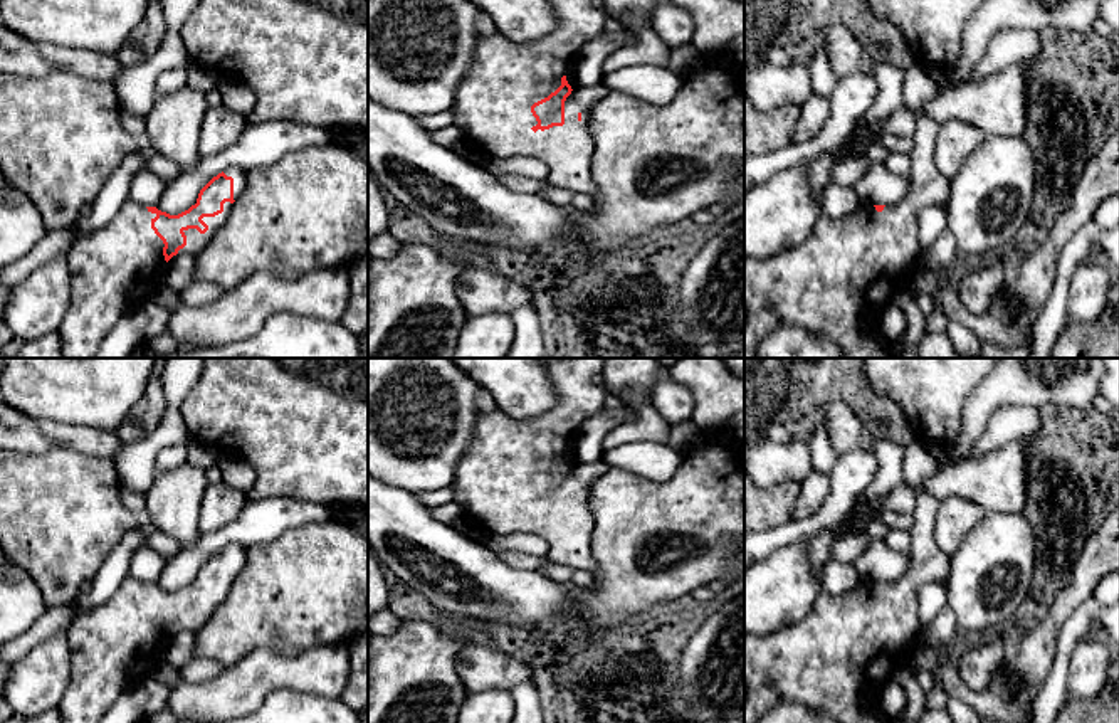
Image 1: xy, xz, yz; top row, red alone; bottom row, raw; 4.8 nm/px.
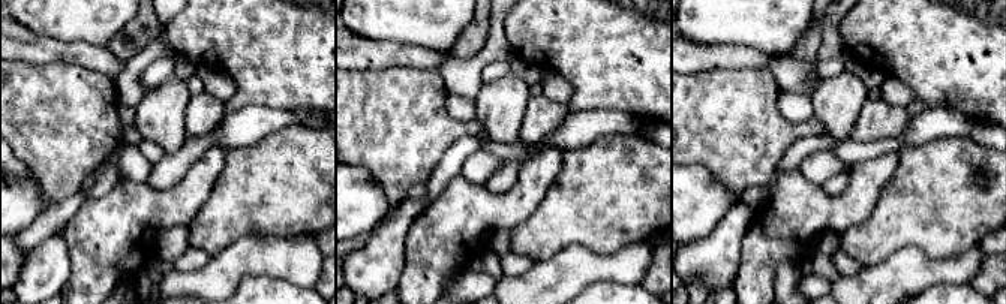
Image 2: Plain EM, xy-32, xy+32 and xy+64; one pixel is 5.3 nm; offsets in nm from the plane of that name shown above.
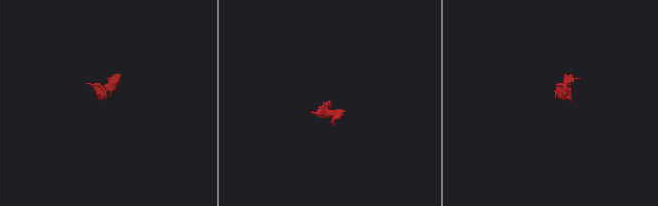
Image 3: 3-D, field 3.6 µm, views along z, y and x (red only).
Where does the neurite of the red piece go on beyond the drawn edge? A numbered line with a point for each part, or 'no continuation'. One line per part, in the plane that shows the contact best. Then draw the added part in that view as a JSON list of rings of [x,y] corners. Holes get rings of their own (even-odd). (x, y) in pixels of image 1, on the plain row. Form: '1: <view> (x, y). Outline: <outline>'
1: xy (195, 619). Outline: [[[230,578],[223,580],[223,588],[215,594],[203,594],[202,597],[208,602],[208,607],[205,610],[200,610],[197,605],[183,607],[186,612],[186,622],[178,627],[176,632],[197,632],[205,625],[207,620],[213,615],[213,612],[218,609],[218,605],[227,599],[230,588],[232,588]],[[173,632],[173,634],[176,634]],[[171,634],[171,636],[173,636]]]

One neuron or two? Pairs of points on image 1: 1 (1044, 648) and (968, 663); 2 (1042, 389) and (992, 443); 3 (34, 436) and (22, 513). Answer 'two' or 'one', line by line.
1: two
2: two
3: two

